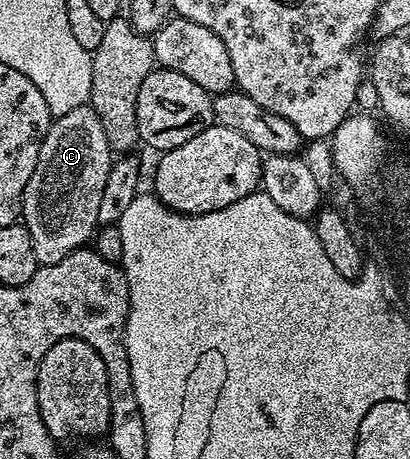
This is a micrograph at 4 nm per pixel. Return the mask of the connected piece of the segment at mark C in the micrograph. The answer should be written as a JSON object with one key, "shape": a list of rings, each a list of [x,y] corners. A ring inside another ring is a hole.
{"shape":[[[80,106],[65,113],[62,118],[53,118],[47,136],[39,148],[39,160],[35,164],[35,172],[31,172],[31,180],[27,180],[27,188],[23,192],[20,217],[23,225],[31,232],[31,240],[35,244],[35,256],[42,266],[59,264],[71,252],[82,249],[85,242],[94,237],[99,223],[99,200],[103,196],[103,188],[107,188],[109,169],[113,167],[115,154],[110,150],[104,136],[103,125],[99,122],[93,108]]]}

